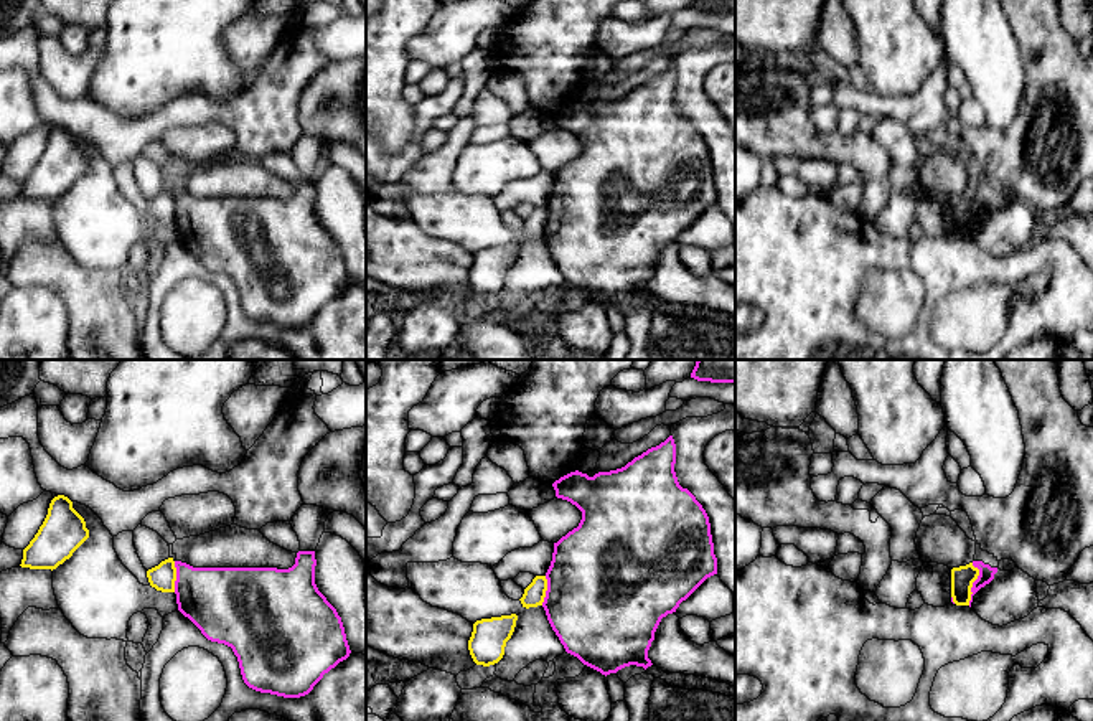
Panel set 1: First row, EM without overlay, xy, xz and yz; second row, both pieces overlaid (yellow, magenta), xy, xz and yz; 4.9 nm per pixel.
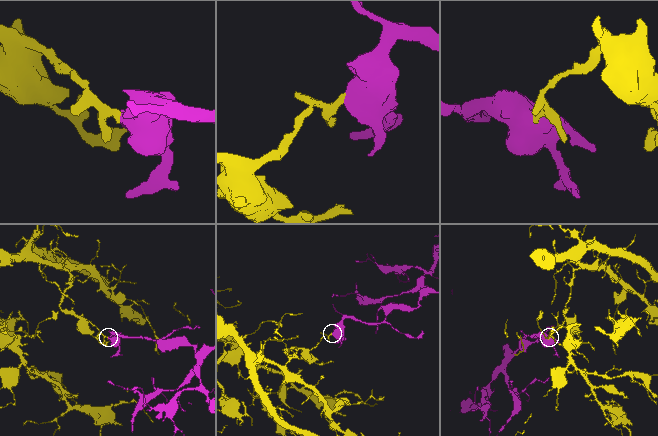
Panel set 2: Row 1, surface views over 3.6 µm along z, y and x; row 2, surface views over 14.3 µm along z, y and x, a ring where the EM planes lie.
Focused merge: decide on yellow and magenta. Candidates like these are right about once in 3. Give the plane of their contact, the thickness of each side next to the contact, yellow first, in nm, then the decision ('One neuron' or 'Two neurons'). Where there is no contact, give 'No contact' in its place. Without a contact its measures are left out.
Touches yellow in yz. Thickness 110 nm (yellow) against 80 nm. Two neurons

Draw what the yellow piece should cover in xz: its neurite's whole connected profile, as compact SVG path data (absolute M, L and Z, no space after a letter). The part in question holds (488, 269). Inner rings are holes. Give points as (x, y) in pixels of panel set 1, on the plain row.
M518 246L481 249L473 254L468 280L476 295L490 297L504 285L506 272L511 269Z

